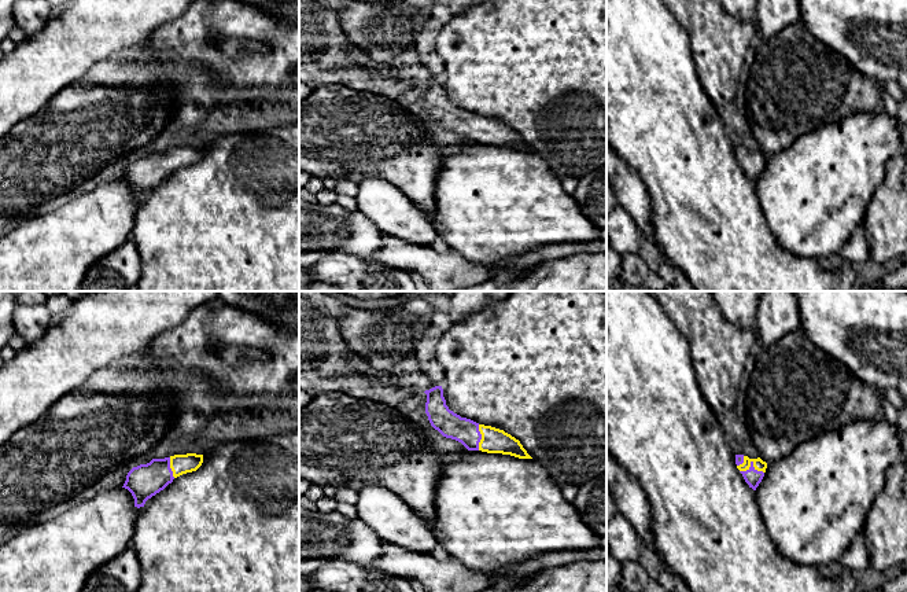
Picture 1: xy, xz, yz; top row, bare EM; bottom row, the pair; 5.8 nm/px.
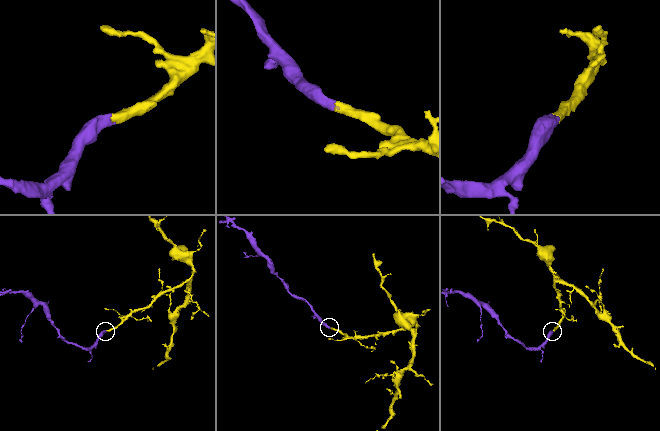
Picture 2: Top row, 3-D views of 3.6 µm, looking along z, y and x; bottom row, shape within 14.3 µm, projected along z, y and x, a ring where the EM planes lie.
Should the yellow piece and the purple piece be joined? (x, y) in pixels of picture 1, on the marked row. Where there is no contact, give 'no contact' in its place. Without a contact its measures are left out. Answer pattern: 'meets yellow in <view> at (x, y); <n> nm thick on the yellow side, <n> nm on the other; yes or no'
meets yellow in yz at (754, 466); 70 nm thick on the yellow side, 100 nm on the other; yes

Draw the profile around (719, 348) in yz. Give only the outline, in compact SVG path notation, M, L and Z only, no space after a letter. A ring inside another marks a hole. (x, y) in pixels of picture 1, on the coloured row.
M649 291L663 306L690 346L697 383L705 402L719 418L734 408L741 376L751 348L757 342L753 330L730 323L718 308L711 291Z

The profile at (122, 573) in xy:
M130 545L122 554L95 570L81 592L139 592L141 566Z

